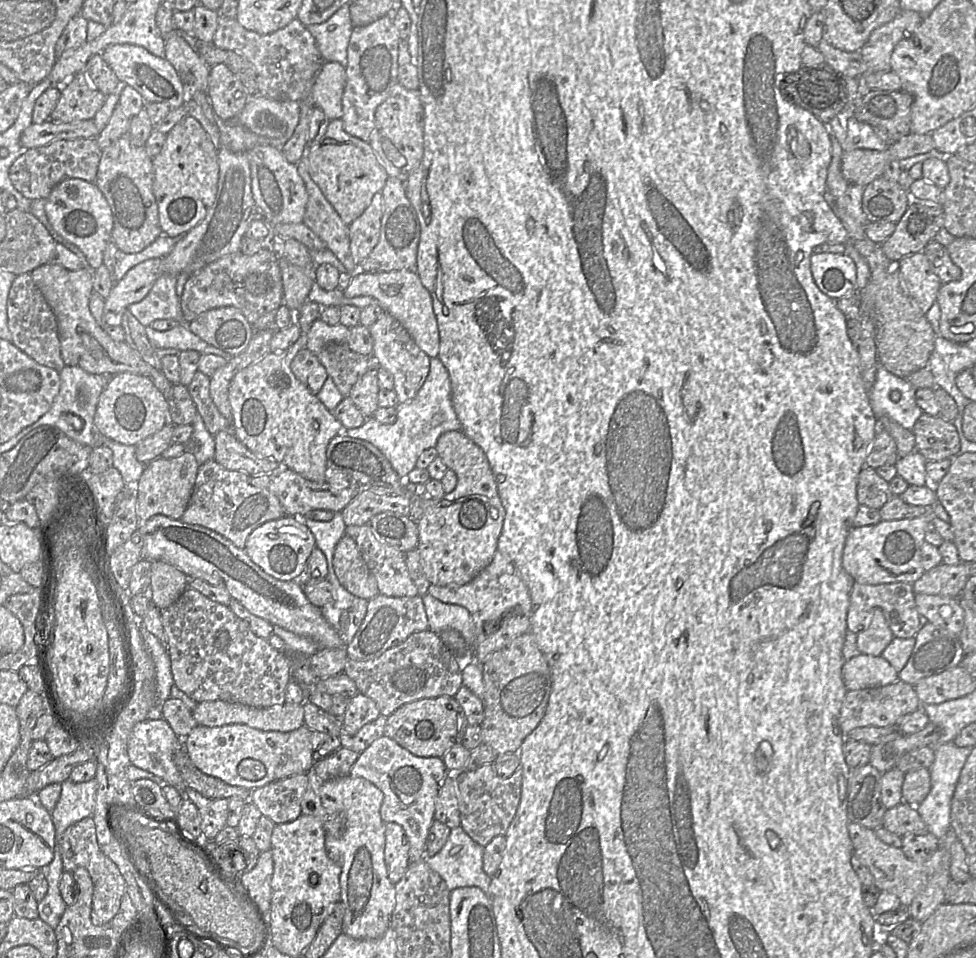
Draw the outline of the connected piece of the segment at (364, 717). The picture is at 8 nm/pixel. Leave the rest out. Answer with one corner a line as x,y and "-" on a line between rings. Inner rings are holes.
358,693
349,699
345,714
341,718
343,733
354,735
364,725
376,720
380,715
375,701
364,694

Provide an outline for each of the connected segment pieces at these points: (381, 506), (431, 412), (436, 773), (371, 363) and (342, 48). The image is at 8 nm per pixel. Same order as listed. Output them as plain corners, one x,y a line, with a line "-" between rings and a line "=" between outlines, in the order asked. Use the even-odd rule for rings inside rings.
361,490
359,494
341,511
346,526
368,524
370,519
383,512
410,516
410,495
385,495
371,490
=
436,356
430,360
430,370
423,385
409,401
396,406
397,419
392,424
384,424
369,417
358,428
343,430
342,433
366,440
377,447
389,460
393,469
404,479
415,468
420,454
435,447
441,434
461,430
461,423
454,410
451,399
451,380
447,368
=
387,736
378,738
361,752
350,771
352,777
362,777
383,792
381,818
384,823
395,822
403,827
410,845
409,865
426,858
439,788
448,773
442,757
416,756
=
347,342
326,345
318,354
318,358
344,397
349,397
355,383
366,372
378,370
380,367
373,353
356,353
350,349
=
350,4
340,7
328,20
321,24
306,26
313,35
324,61
335,61
347,65
347,47
353,31

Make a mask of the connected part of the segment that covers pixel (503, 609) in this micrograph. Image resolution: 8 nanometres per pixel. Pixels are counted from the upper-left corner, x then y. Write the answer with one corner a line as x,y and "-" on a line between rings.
498,550
491,563
472,581
462,586
434,586
428,589
428,594
446,604
456,604
468,610
475,638
491,632
485,623
496,623
497,627
506,614
517,613
529,616
532,602
529,589
514,565

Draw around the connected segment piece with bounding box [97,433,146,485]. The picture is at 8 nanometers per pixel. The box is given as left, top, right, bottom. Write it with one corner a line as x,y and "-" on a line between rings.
98,433
97,444
111,449
113,467
120,472
126,485
135,485
146,467
146,464
137,460
135,446
121,444

